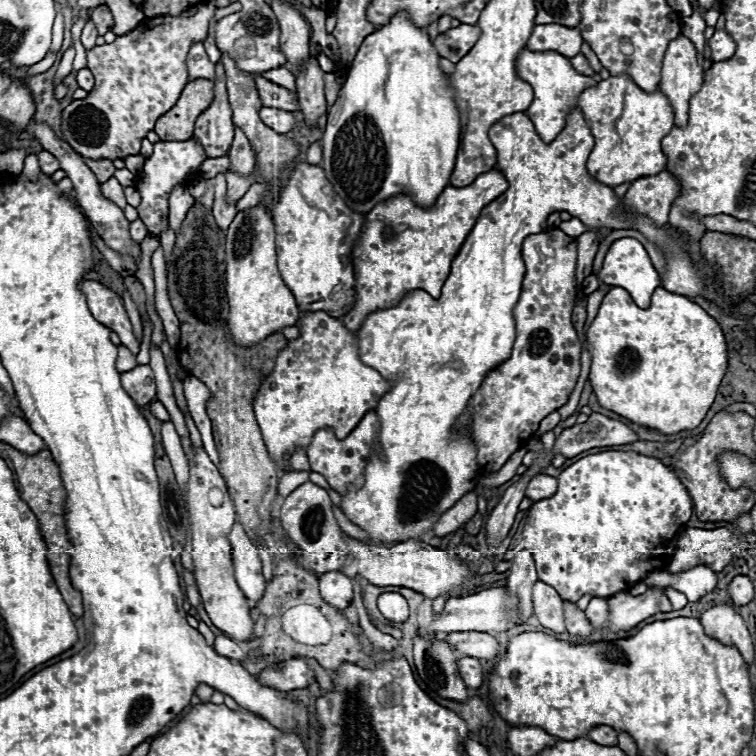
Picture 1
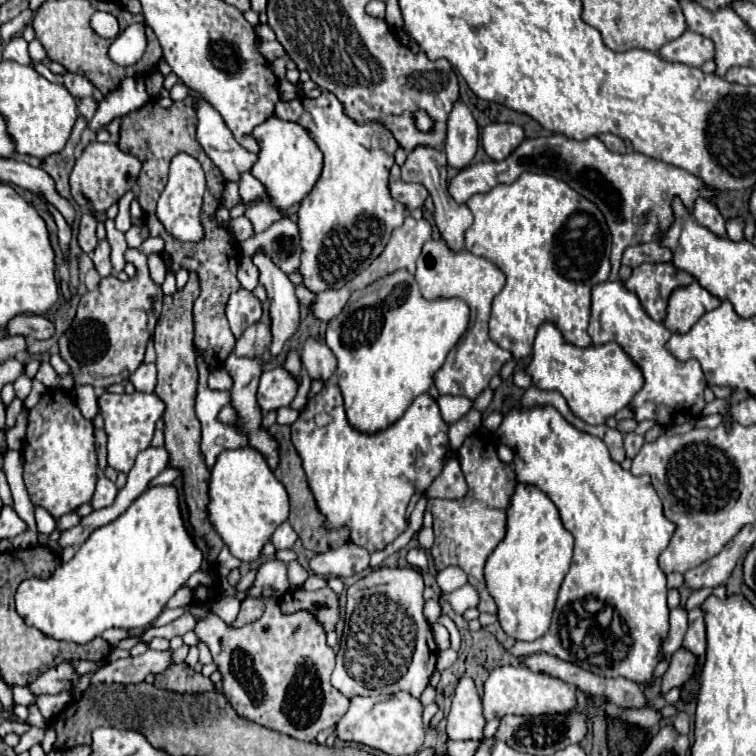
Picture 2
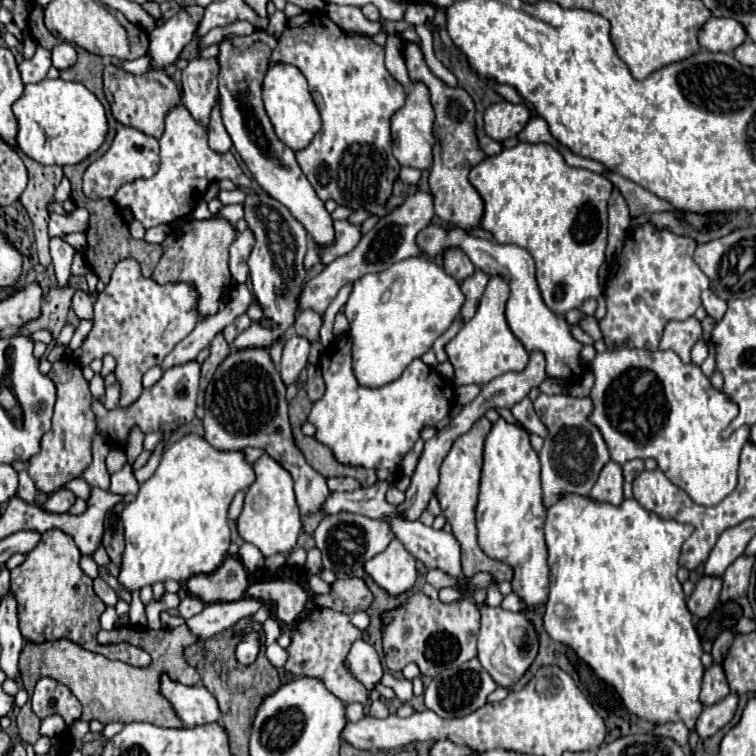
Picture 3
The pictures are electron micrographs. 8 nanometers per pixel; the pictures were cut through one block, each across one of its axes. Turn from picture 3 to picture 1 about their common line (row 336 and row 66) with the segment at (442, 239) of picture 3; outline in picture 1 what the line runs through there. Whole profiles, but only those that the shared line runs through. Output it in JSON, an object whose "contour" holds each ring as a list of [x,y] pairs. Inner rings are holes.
{"contour":[[[522,50],[516,60],[516,70],[522,80],[532,84],[534,88],[534,100],[530,108],[526,110],[528,118],[534,122],[536,132],[544,142],[552,142],[566,126],[566,118],[570,116],[572,108],[578,108],[578,96],[586,88],[596,86],[598,82],[592,76],[584,76],[574,66],[570,60],[558,52],[530,52]]]}

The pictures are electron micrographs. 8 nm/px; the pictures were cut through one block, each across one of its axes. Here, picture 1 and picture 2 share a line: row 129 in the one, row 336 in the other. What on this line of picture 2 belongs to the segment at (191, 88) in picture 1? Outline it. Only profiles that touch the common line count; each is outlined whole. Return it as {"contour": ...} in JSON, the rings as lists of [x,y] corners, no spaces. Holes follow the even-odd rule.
{"contour":[[[192,272],[186,286],[176,290],[170,296],[164,296],[164,308],[156,324],[154,334],[154,348],[156,348],[156,366],[158,366],[158,386],[156,394],[164,400],[164,436],[166,436],[166,450],[170,454],[170,466],[180,468],[184,474],[184,490],[186,490],[186,504],[190,510],[190,524],[194,530],[204,536],[210,546],[208,562],[214,564],[218,552],[222,550],[224,542],[212,522],[208,520],[208,478],[210,470],[200,452],[200,422],[194,412],[196,400],[196,386],[198,386],[198,370],[196,370],[196,350],[194,350],[194,322],[192,322],[192,306],[198,298],[198,276]]]}

